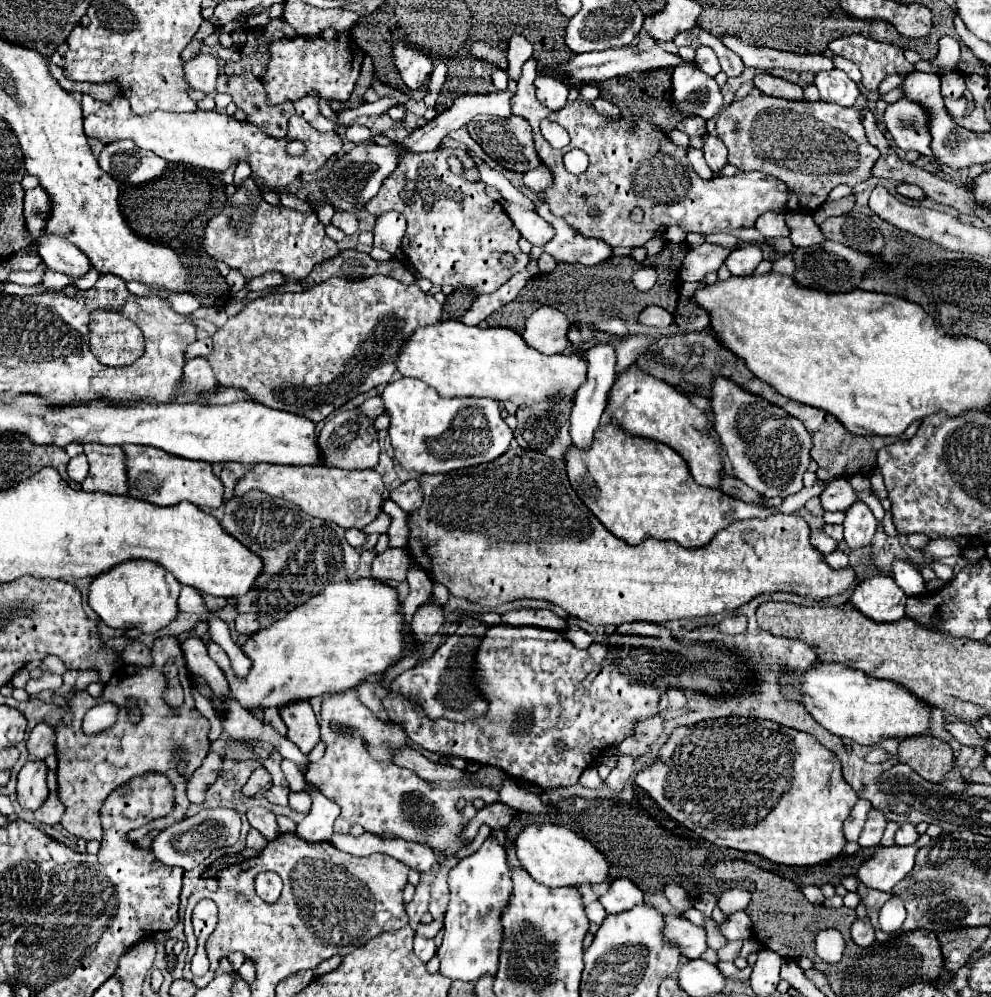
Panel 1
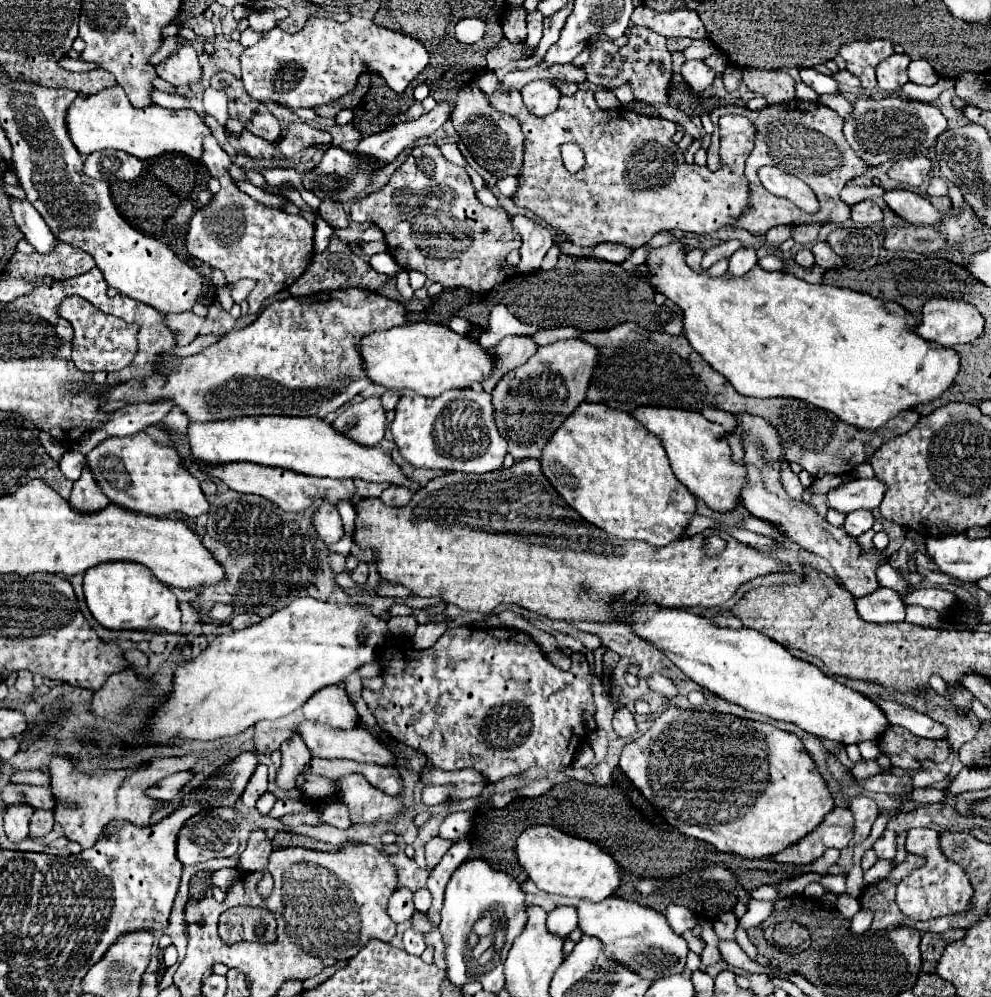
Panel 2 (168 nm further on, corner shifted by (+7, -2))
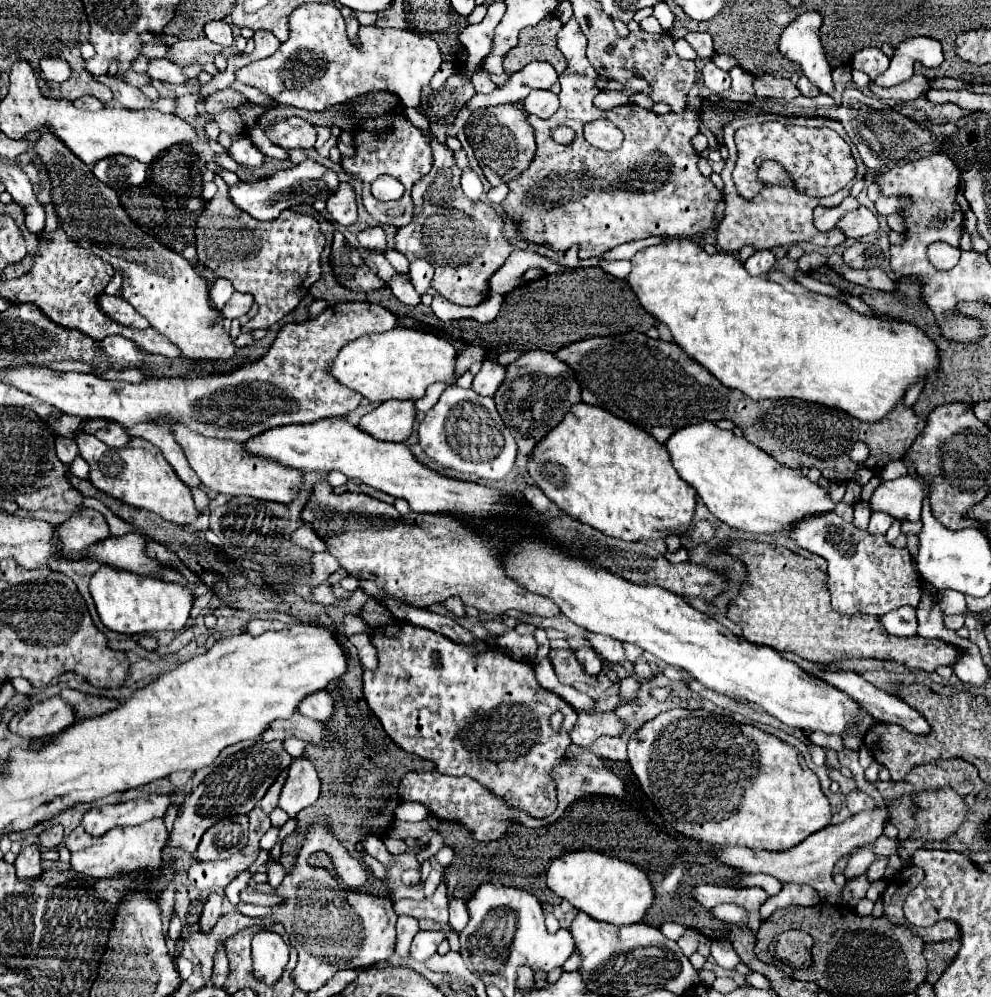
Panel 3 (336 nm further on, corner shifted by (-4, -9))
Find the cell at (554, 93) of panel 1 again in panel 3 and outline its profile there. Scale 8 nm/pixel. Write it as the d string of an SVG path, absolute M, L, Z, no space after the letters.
M538 89L538 91L532 91L524 99L524 111L536 117L542 117L542 119L552 117L558 111L558 107L560 107L560 101L552 91Z

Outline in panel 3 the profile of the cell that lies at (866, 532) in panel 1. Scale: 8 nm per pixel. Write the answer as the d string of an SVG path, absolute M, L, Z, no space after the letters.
M874 511L872 517L870 517L870 525L868 525L868 531L872 535L884 535L888 531L888 527L892 525L894 517L892 515L886 515L886 513L880 513L880 511Z

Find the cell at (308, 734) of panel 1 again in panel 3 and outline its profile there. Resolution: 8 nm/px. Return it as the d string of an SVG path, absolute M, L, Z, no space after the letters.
M294 759L286 785L280 793L278 807L294 819L302 809L310 807L320 795L320 779L314 765L308 759Z

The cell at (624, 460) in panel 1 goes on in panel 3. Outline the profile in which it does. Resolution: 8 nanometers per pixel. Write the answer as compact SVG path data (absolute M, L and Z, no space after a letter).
M576 403L566 413L566 419L562 419L562 423L534 447L534 455L530 455L528 461L528 475L568 515L608 537L618 537L622 541L664 539L668 533L686 533L692 525L696 491L680 479L666 447L646 431L594 405Z

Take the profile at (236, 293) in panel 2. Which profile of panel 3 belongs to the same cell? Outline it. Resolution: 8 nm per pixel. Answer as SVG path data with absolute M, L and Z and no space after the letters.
M234 293L230 297L230 301L224 305L222 315L226 319L238 319L238 317L242 317L242 315L248 313L248 309L252 307L252 303L254 303L252 295L248 295L248 293Z

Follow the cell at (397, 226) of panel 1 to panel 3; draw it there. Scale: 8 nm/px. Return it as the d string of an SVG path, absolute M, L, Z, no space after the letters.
M368 227L364 231L358 231L356 239L358 239L360 247L380 249L380 251L386 249L386 233L384 233L382 227Z

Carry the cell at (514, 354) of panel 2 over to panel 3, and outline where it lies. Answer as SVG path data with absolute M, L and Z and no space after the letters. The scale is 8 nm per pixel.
M486 359L486 361L482 363L480 373L478 373L478 375L474 377L474 381L472 381L472 389L474 389L478 395L482 395L482 397L486 397L486 395L492 397L492 395L496 393L498 385L502 383L504 375L506 375L506 365L500 365L500 363L494 363L494 361Z

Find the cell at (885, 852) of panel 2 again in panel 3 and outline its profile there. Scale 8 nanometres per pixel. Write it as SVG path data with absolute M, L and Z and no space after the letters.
M878 857L868 869L866 869L866 877L870 883L878 881L884 877L884 869L886 869L886 863L888 863L888 857Z

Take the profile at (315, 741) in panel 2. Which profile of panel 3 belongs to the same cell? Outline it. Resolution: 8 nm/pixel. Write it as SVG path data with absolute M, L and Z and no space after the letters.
M296 711L290 719L276 719L274 723L270 723L270 727L262 733L262 739L284 741L286 737L298 737L306 743L320 743L322 739L326 739L326 735L328 735L328 729L322 723L314 719L306 719Z

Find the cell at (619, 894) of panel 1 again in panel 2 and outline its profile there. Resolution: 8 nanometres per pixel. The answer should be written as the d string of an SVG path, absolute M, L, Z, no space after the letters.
M607 896L607 900L601 900L599 904L581 900L577 912L581 932L597 936L603 942L605 952L609 956L613 956L621 964L627 964L643 978L657 980L663 976L683 972L685 956L689 952L687 940L683 940L683 936L673 932L673 928L669 926L669 922L661 912L655 912L653 908L637 902L623 900L619 896Z

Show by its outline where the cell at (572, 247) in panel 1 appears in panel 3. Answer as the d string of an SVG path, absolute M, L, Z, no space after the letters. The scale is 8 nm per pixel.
M684 237L684 239L670 239L662 245L656 247L648 247L638 251L632 259L632 271L628 275L628 284L635 292L638 301L642 303L642 307L646 311L650 311L650 315L654 315L660 323L664 323L670 333L672 333L672 341L678 343L678 347L682 347L682 351L686 351L686 355L690 355L690 359L698 361L698 365L706 367L718 381L722 381L726 387L730 389L738 389L744 395L748 395L750 399L788 399L788 397L796 397L796 399L804 399L804 401L814 401L826 407L834 407L834 409L842 409L854 417L858 417L864 423L872 423L872 421L880 421L894 405L898 405L902 401L904 391L916 381L916 379L926 379L928 373L932 373L934 369L938 369L938 349L934 345L934 341L930 341L926 337L926 333L922 329L918 329L916 325L910 323L902 323L902 321L880 321L874 317L864 317L856 311L852 311L848 305L820 295L820 293L812 293L808 289L804 289L800 283L796 283L794 279L786 277L780 271L770 271L764 275L748 275L748 271L744 269L744 263L730 251L718 251L714 255L708 255L700 243Z

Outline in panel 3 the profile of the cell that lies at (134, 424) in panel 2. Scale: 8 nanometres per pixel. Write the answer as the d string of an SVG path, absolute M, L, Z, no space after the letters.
M108 423L106 427L98 429L94 435L110 447L124 447L130 441L130 435L118 423Z

